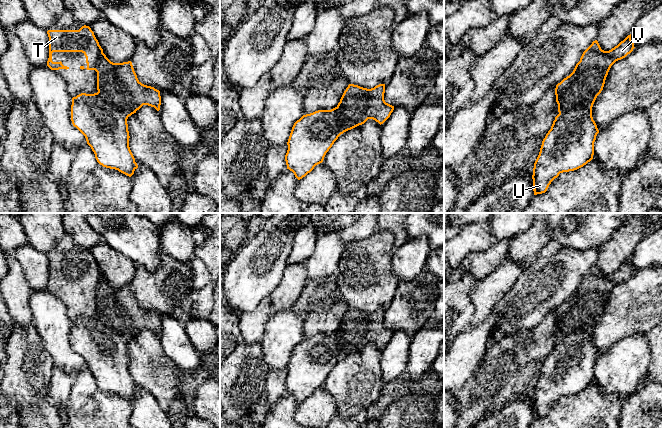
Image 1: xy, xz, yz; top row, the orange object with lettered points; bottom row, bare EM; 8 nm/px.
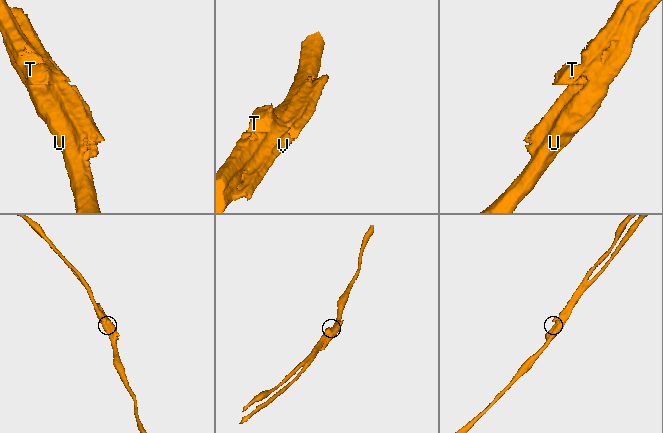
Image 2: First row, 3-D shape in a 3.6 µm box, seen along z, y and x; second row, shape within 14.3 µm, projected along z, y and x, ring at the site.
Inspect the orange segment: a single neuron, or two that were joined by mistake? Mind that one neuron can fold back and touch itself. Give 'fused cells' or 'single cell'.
fused cells

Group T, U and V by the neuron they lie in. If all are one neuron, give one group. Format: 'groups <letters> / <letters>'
groups T V / U

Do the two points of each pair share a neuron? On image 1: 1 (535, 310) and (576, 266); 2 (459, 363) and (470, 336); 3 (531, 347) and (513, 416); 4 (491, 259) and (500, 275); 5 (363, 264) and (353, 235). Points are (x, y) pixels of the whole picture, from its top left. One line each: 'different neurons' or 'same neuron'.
1: same neuron
2: same neuron
3: different neurons
4: different neurons
5: different neurons

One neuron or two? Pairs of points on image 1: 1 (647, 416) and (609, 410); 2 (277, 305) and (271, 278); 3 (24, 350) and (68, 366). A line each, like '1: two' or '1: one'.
1: two
2: two
3: two

